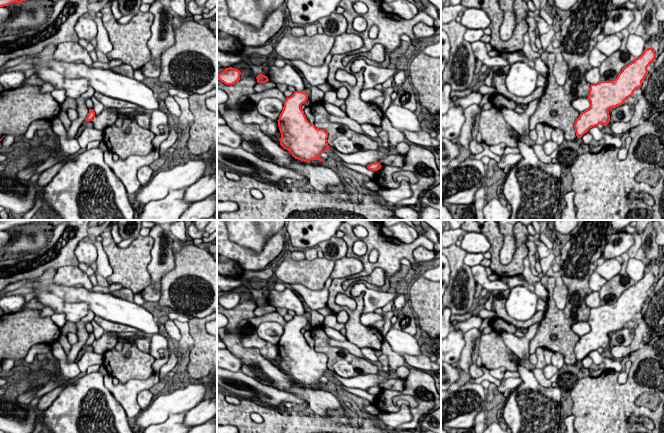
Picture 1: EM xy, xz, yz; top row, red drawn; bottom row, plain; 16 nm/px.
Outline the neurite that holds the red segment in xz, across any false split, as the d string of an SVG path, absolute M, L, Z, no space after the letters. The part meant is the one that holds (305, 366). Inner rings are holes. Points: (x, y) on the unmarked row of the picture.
M295 315L284 325L283 334L277 344L281 357L280 369L295 383L304 386L323 385L320 378L330 372L327 367L328 357L307 344L301 332L307 323L308 317Z

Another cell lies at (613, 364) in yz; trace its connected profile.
M597 350L590 352L588 356L592 359L593 364L595 365L604 363L605 369L615 370L617 372L621 372L622 370L621 362L614 358L610 359L603 357L602 354L600 354Z

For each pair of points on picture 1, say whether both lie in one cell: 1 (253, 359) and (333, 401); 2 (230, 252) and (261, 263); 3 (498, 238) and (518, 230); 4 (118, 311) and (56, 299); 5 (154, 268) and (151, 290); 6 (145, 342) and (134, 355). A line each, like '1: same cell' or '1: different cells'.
1: same cell
2: same cell
3: same cell
4: same cell
5: same cell
6: different cells

